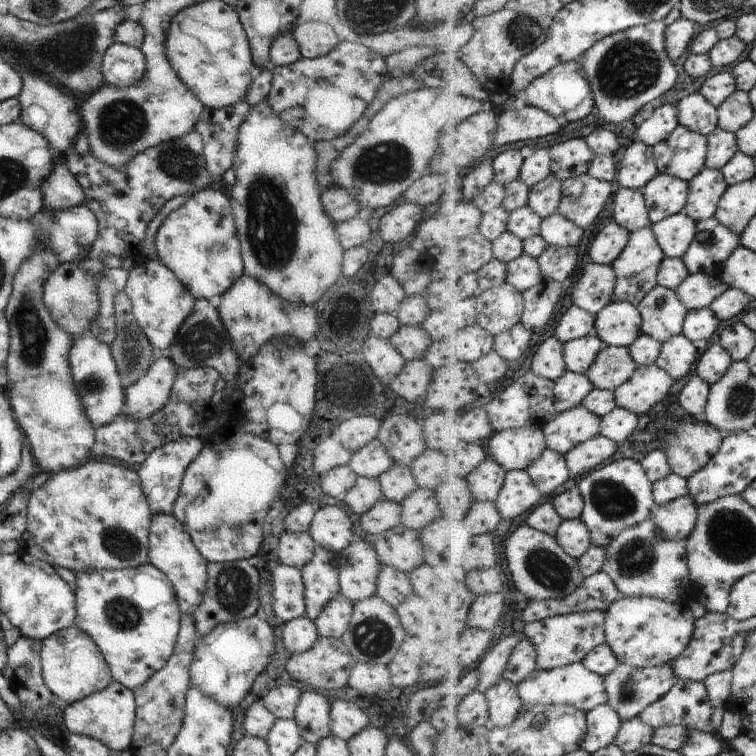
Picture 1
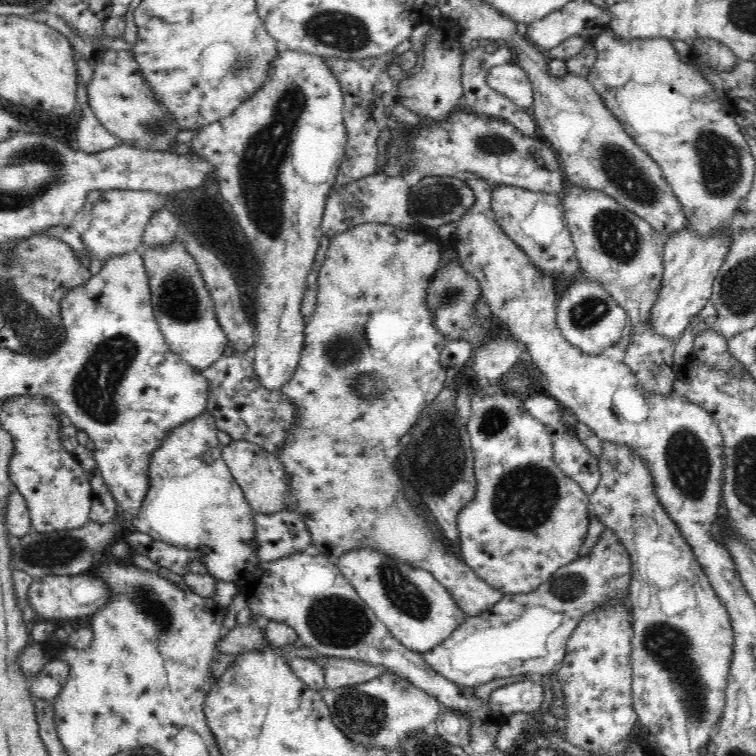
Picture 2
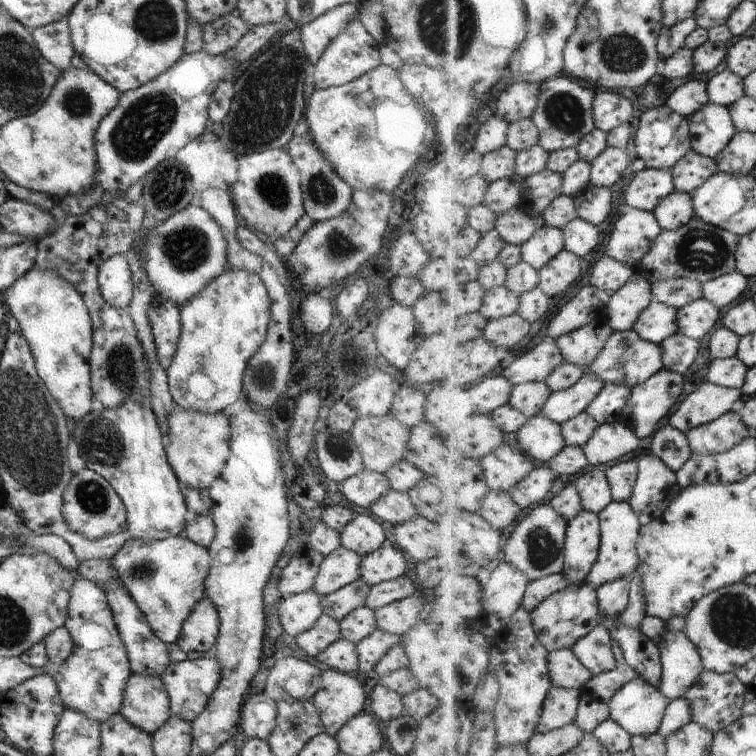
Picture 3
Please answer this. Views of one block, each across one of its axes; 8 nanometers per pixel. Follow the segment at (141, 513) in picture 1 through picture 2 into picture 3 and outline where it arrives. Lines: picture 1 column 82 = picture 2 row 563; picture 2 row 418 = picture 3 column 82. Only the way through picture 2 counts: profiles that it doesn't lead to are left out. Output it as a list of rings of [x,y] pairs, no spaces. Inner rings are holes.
[[[88,468],[73,473],[64,489],[61,513],[70,530],[89,541],[127,531],[127,512],[121,498],[102,475]]]

